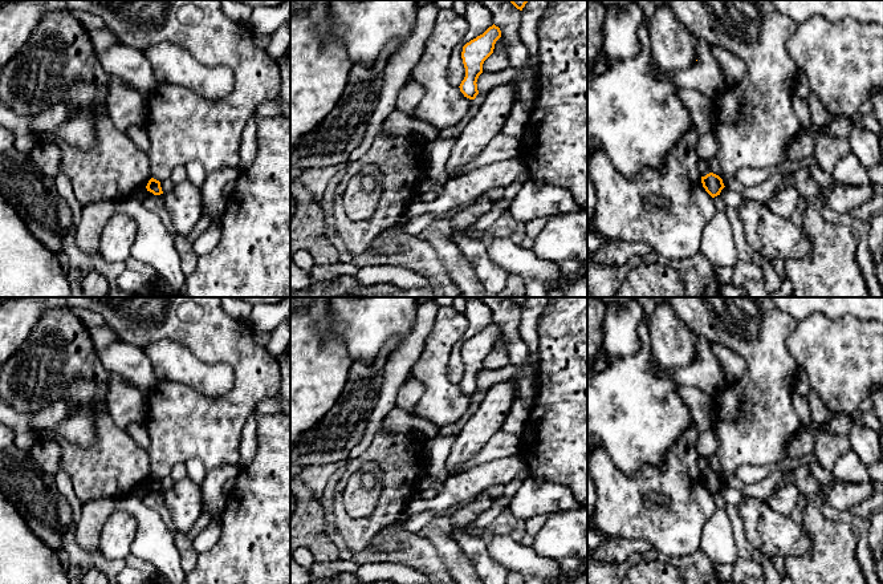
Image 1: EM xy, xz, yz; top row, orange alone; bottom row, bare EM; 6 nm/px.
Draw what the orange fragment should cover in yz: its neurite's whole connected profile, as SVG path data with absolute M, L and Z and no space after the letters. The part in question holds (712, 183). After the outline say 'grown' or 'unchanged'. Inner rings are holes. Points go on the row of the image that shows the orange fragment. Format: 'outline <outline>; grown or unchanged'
outline M709 173L705 177L701 177L701 183L703 183L703 187L705 188L705 191L712 198L720 195L721 190L725 187L723 183L723 179L713 173Z; unchanged

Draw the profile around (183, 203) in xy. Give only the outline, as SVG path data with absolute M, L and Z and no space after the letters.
M184 181L163 194L164 207L170 214L176 235L187 235L203 216L202 187Z

